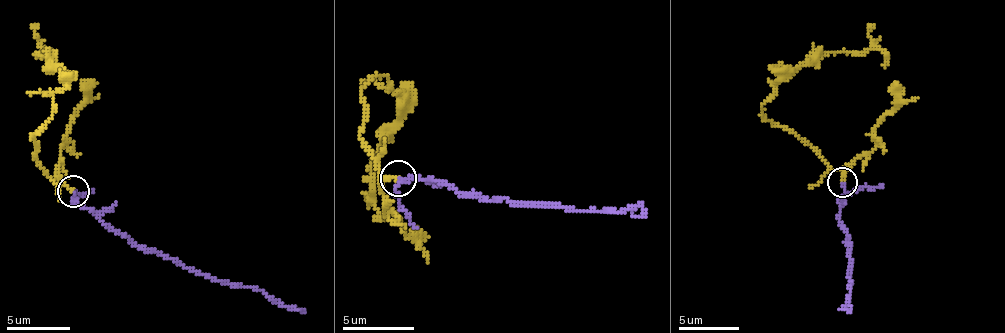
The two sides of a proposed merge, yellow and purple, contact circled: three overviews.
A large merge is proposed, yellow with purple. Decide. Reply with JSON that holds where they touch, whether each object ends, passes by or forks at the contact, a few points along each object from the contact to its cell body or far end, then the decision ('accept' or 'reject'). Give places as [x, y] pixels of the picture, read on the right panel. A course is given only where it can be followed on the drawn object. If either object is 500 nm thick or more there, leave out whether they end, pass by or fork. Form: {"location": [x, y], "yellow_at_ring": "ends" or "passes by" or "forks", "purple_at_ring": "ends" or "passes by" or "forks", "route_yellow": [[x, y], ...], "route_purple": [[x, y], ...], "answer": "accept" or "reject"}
{"location": [842, 182], "yellow_at_ring": "ends", "purple_at_ring": "passes by", "route_yellow": [[841, 183], [842, 173], [775, 126], [762, 106], [782, 78], [831, 52], [879, 49], [885, 65]], "route_purple": [[841, 183], [844, 192], [839, 215], [851, 246], [847, 312]], "answer": "accept"}

